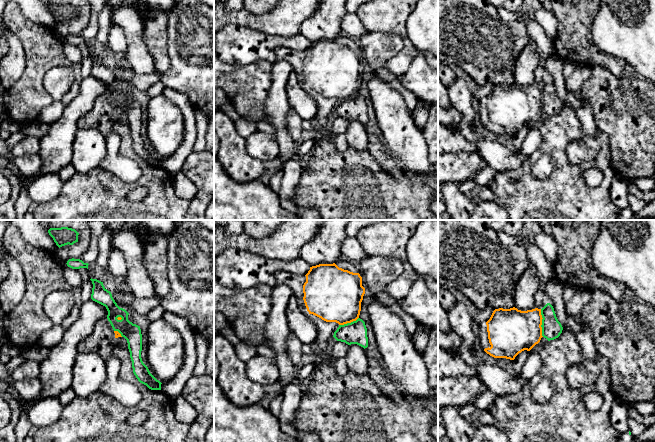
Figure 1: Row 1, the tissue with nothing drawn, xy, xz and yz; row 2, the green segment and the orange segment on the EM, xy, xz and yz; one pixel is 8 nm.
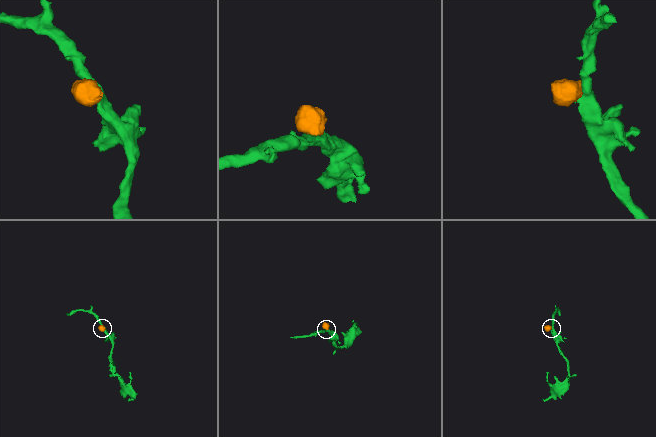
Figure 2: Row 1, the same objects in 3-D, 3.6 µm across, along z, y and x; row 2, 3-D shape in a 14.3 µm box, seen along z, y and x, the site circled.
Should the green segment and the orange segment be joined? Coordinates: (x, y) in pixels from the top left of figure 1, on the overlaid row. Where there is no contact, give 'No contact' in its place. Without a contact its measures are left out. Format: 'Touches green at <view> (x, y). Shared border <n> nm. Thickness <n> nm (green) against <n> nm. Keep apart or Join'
Touches green at yz (542, 323). Shared border 220 nm. Thickness 160 nm (green) against 360 nm. Keep apart

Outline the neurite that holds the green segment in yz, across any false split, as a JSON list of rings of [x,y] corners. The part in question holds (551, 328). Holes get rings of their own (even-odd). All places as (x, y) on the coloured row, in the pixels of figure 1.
[[[547,303],[541,309],[542,315],[542,336],[548,341],[554,340],[560,336],[562,333],[563,327],[558,321],[554,308],[550,303]]]

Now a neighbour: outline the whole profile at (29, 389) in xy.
[[[39,378],[19,380],[13,382],[13,386],[23,400],[39,400],[41,393],[41,382]]]

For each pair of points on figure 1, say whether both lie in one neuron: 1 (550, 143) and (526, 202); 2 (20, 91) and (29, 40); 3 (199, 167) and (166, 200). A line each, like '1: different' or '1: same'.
1: same
2: same
3: different

